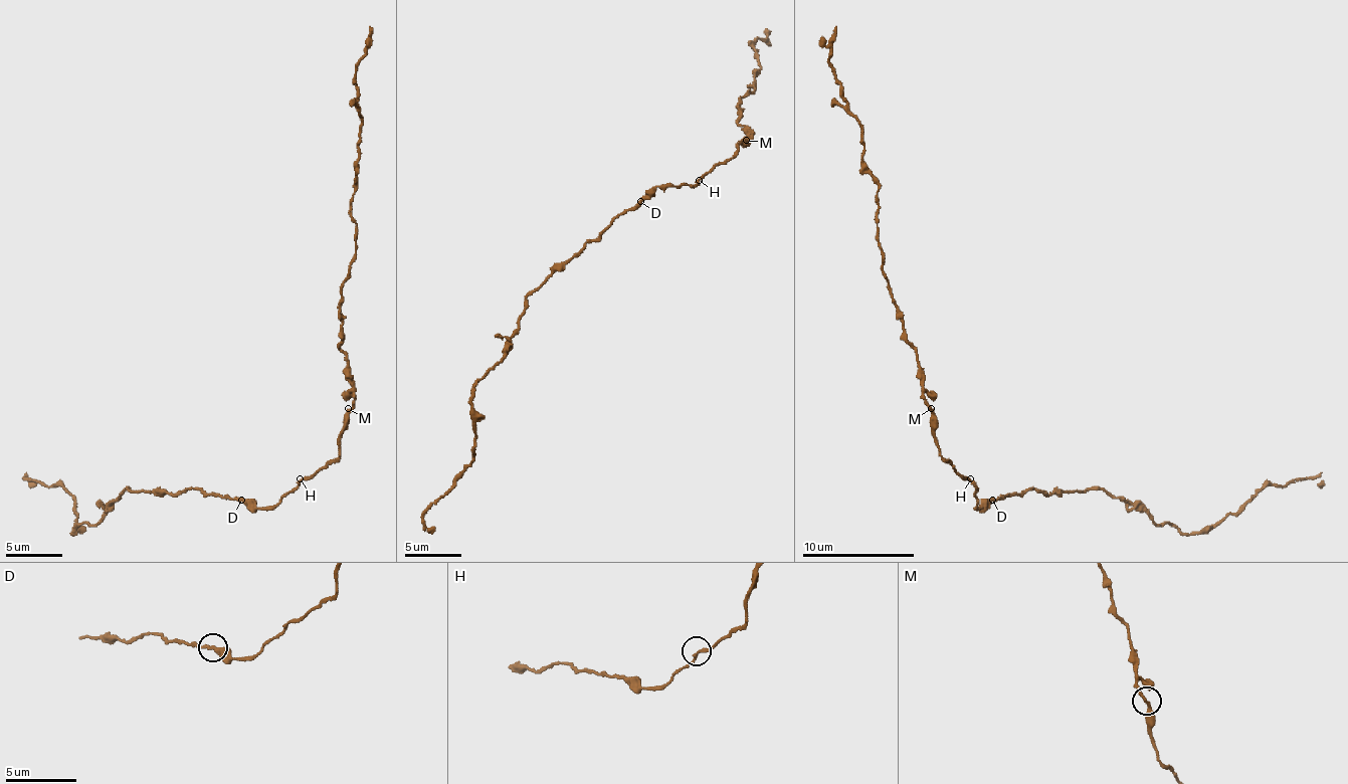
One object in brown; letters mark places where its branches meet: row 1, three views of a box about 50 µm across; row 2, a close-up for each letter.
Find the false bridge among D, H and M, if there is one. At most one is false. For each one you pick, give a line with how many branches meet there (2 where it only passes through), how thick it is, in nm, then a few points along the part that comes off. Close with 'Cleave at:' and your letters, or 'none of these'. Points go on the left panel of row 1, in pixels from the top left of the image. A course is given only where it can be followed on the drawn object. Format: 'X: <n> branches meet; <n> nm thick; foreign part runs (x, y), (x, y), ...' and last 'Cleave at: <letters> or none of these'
D: 2 branches meet; 280 nm thick; foreign part runs (240, 499), (126, 490), (98, 524), (71, 532), (74, 502), (57, 484), (24, 478), (29, 487)
Cleave at: D

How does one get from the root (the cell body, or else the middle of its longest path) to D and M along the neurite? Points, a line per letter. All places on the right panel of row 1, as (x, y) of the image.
D: (970, 481), (976, 487), (976, 507), (984, 507), (993, 499)
M: (970, 481), (939, 453), (931, 408)

